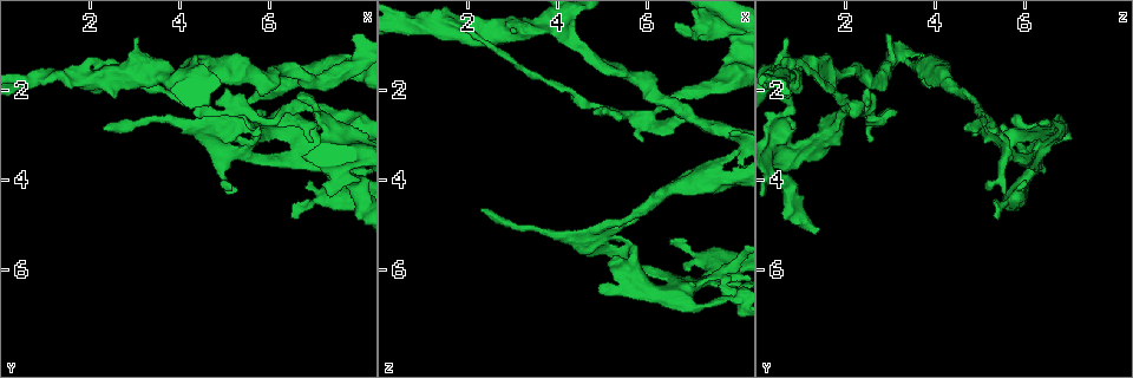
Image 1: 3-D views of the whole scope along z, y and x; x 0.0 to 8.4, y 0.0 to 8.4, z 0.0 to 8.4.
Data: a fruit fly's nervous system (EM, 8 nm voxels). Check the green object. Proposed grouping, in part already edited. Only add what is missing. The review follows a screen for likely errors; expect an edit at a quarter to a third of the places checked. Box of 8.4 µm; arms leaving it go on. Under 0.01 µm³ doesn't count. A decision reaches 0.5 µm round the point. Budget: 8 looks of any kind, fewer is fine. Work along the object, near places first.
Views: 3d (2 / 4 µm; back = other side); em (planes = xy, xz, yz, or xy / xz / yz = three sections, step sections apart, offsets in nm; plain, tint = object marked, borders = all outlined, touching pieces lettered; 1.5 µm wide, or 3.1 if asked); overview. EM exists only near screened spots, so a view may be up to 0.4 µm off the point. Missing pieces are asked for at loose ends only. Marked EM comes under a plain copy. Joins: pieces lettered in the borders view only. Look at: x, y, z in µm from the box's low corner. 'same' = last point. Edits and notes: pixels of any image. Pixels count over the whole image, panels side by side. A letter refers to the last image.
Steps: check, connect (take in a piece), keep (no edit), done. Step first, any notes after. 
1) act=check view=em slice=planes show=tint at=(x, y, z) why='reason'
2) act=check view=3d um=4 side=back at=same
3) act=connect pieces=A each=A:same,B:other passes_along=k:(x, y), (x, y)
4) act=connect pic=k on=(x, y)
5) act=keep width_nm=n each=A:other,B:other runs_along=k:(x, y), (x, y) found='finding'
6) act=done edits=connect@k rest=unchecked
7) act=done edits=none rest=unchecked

act=check view=3d um=2 at=(3.10, 0.85, 0.65) why='thick end'

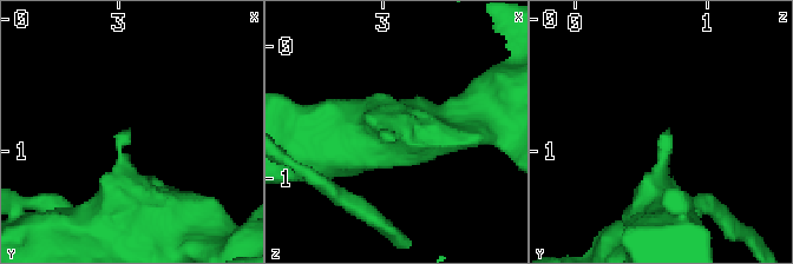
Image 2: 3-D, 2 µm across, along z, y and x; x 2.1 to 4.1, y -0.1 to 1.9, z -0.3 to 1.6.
act=check view=em slice=xz step=8 show=borders at=(3.10, 0.84, 0.70)

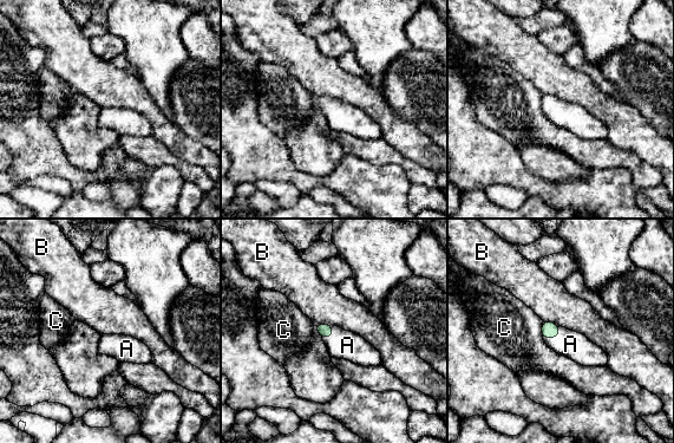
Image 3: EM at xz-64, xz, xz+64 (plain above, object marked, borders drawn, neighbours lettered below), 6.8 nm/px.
act=check view=em slice=planes show=borders at=same why='cut it another way'

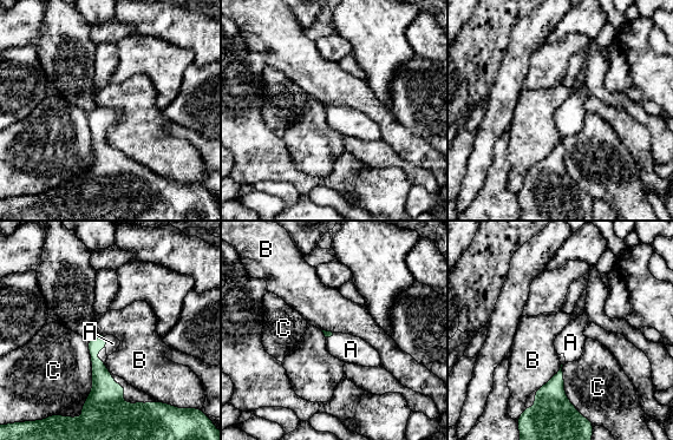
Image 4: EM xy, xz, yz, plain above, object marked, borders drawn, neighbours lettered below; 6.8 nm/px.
act=connect pic=4 on=(112, 343) each=A:same,B:other,C:other found='the neuron continues'

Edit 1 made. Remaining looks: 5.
act=check view=3d um=4 at=(5.75, 2.95, 4.85) why='free end'

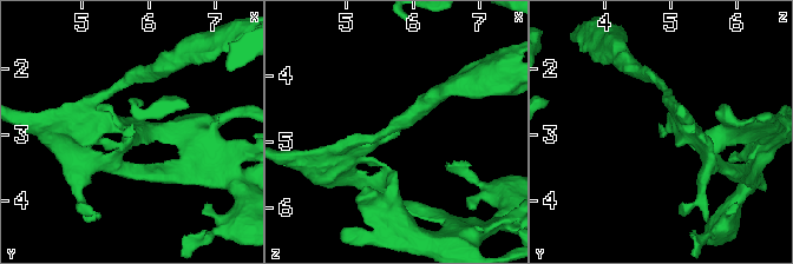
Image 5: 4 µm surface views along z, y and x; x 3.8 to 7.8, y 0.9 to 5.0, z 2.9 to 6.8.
act=check view=em slice=xy step=4 show=borders at=(5.80, 2.90, 4.85)

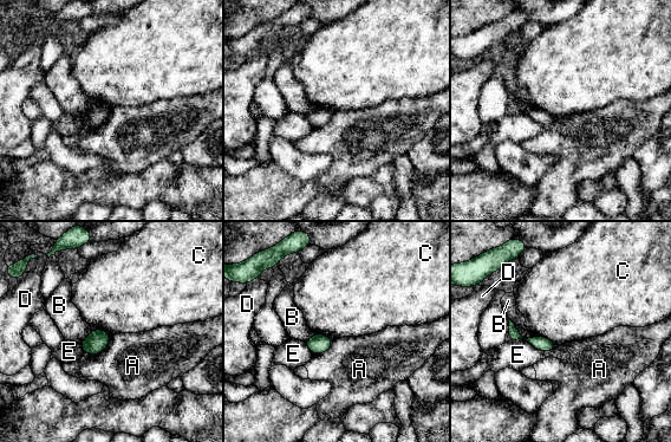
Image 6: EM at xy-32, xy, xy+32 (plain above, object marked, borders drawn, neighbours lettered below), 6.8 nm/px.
act=keep each=A:other,B:other,C:other,D:other,E:other runs_along=6:(512, 327), (520, 337), (551, 345) found='none of them fits'

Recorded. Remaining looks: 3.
act=done edits=connect@4 rest=unchecked

